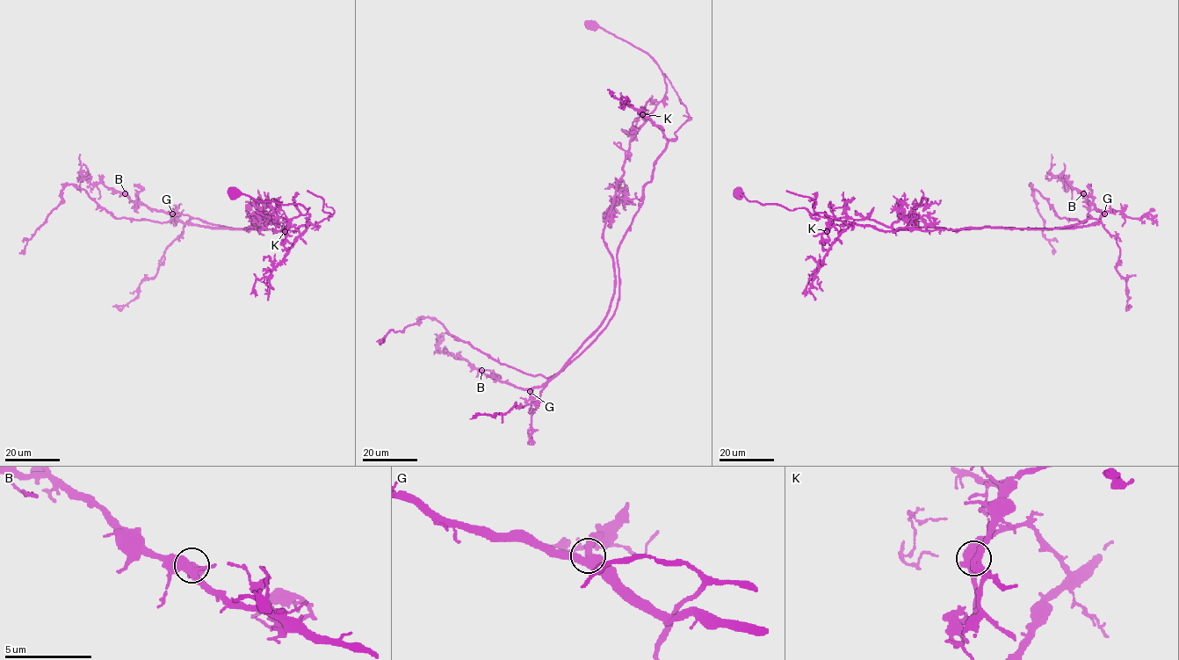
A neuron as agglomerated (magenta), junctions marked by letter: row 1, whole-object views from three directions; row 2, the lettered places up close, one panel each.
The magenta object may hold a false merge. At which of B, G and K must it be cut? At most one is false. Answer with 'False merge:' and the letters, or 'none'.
False merge: K

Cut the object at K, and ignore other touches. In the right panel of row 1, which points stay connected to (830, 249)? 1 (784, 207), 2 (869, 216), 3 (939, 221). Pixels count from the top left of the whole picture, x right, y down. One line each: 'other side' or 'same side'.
1: other side
2: other side
3: other side

